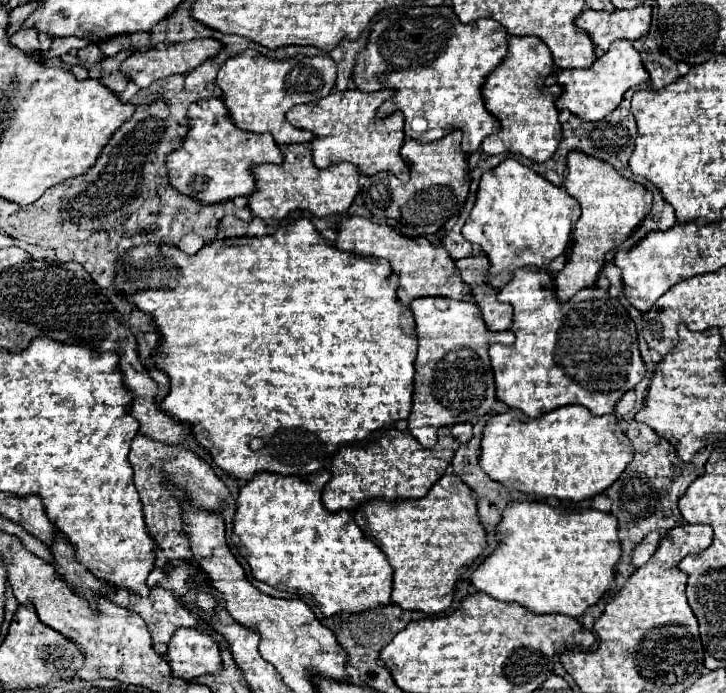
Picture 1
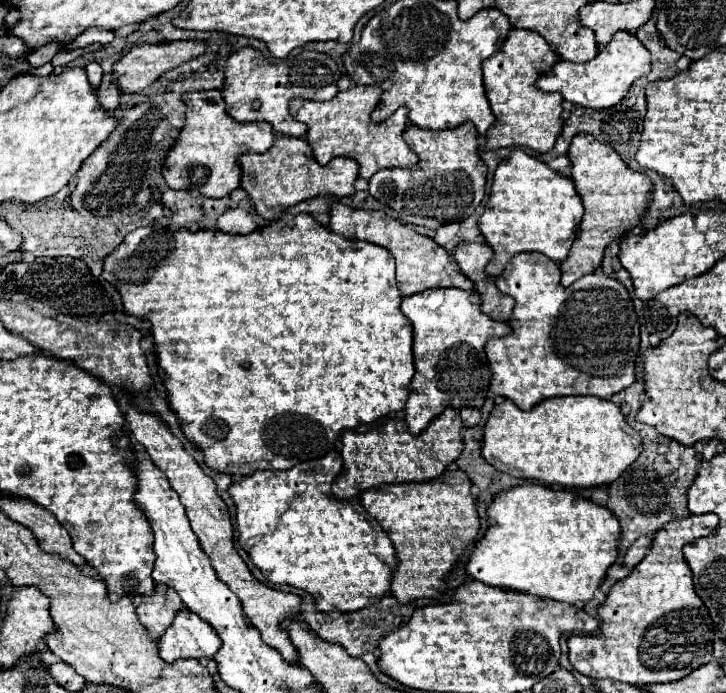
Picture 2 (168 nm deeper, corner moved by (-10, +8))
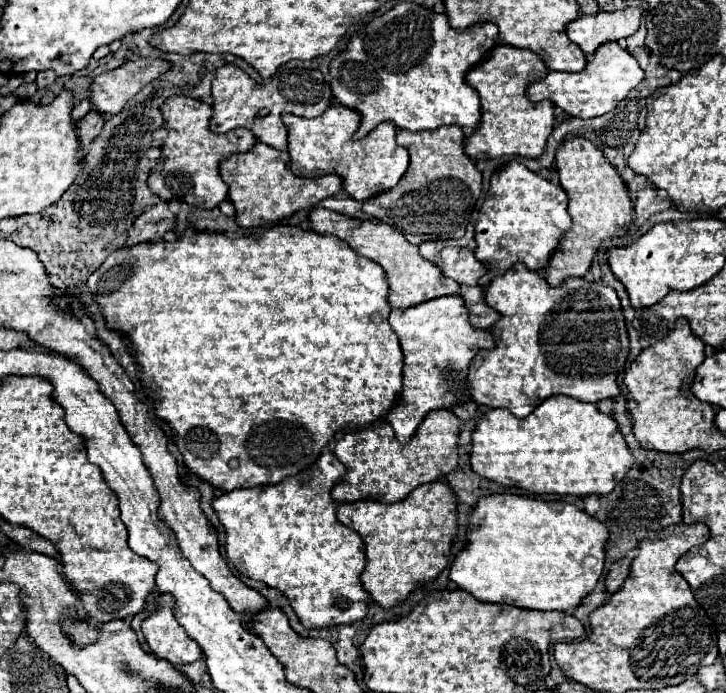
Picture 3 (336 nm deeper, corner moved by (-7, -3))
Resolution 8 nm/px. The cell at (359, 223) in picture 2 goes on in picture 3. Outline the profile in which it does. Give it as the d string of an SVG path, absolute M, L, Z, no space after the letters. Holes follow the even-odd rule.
M315 207L309 213L309 221L311 221L313 231L317 231L321 235L335 235L337 239L345 241L353 251L373 259L375 263L379 263L385 269L387 281L389 281L391 307L405 309L405 307L413 307L413 305L419 305L419 303L429 301L429 299L459 293L459 285L453 279L445 277L437 265L423 259L419 255L417 247L411 245L395 227L389 227L385 223L373 223L373 221L345 217L345 215L339 215L335 211L329 211L323 207Z

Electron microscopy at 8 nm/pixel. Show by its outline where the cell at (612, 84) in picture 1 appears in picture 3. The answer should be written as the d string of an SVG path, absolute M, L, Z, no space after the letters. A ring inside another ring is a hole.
M613 41L613 43L601 45L583 71L579 71L579 73L553 73L551 71L551 73L547 73L545 79L531 84L527 94L533 103L549 99L573 117L593 119L593 117L605 115L611 109L615 109L629 95L629 91L643 81L643 77L645 77L645 73L639 67L639 63L635 61L635 57L629 55L625 49L621 49Z

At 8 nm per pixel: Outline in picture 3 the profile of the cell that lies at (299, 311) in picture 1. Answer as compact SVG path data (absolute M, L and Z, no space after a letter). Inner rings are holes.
M274 225L262 236L228 237L223 233L203 233L187 229L177 241L139 243L111 253L101 267L87 279L89 291L103 307L109 329L123 331L131 337L137 361L143 369L145 395L154 403L155 415L171 425L173 439L183 455L185 465L213 487L233 491L239 487L257 487L281 483L287 477L315 465L325 445L337 433L349 433L385 417L399 399L403 387L403 351L395 331L389 325L389 285L381 265L357 255L347 243L323 237L299 226Z

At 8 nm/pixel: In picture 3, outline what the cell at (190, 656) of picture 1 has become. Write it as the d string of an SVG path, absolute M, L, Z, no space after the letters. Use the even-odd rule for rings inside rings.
M161 595L155 611L141 625L143 635L149 643L149 649L155 657L171 661L175 667L195 663L203 659L201 647L179 625L173 609L173 599L169 595Z

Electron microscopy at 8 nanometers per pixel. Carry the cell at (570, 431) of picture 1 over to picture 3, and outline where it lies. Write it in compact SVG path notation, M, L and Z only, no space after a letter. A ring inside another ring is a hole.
M563 395L545 399L529 417L517 419L505 409L491 409L485 413L473 431L473 451L471 451L471 467L481 477L487 477L505 487L521 487L529 493L547 495L607 495L615 489L615 485L625 477L625 473L633 465L633 455L623 439L613 417L601 413L595 405L569 399Z

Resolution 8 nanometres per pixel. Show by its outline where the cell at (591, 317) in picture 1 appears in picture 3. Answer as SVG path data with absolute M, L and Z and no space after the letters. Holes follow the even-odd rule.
M515 263L509 271L491 281L485 291L485 301L501 313L501 319L491 329L495 349L479 351L469 365L471 393L477 403L509 409L515 417L523 419L553 395L597 403L621 393L617 379L625 373L629 337L619 297L611 287L585 279L567 279L561 287L551 287L537 271L527 269L523 263Z

